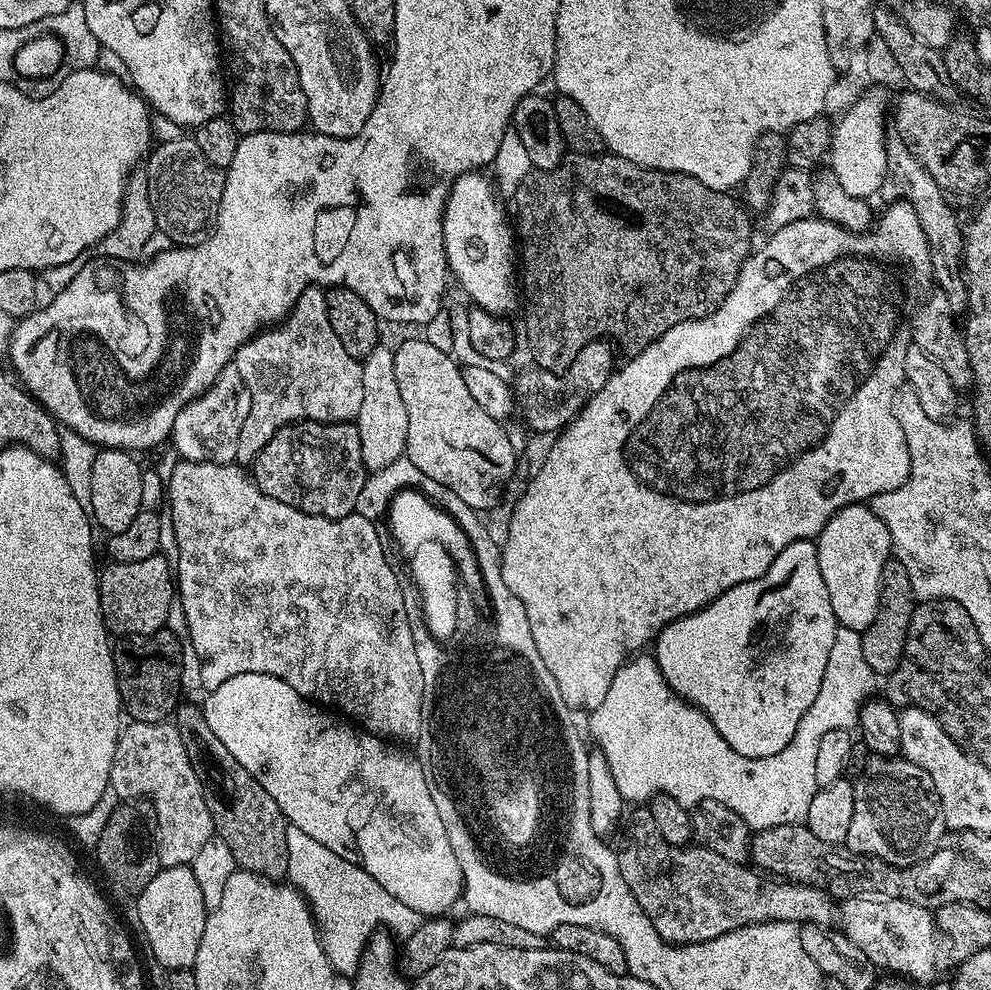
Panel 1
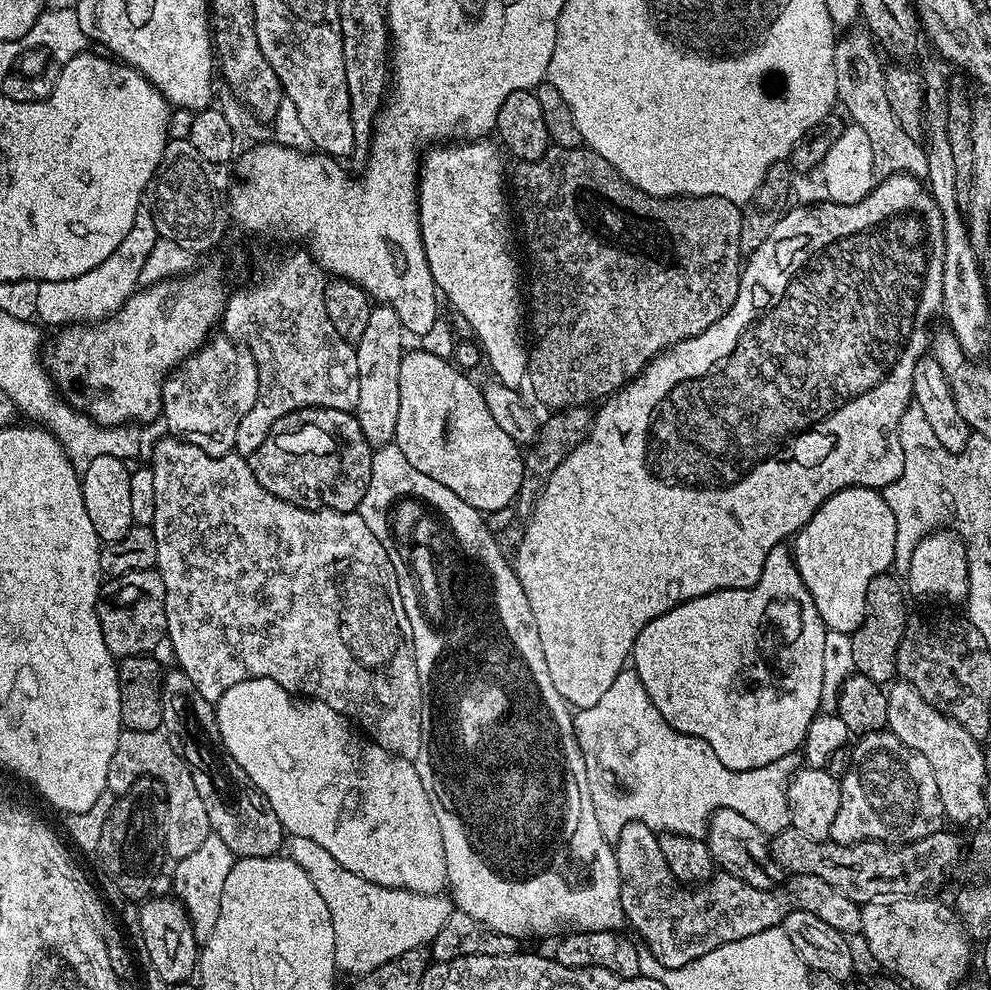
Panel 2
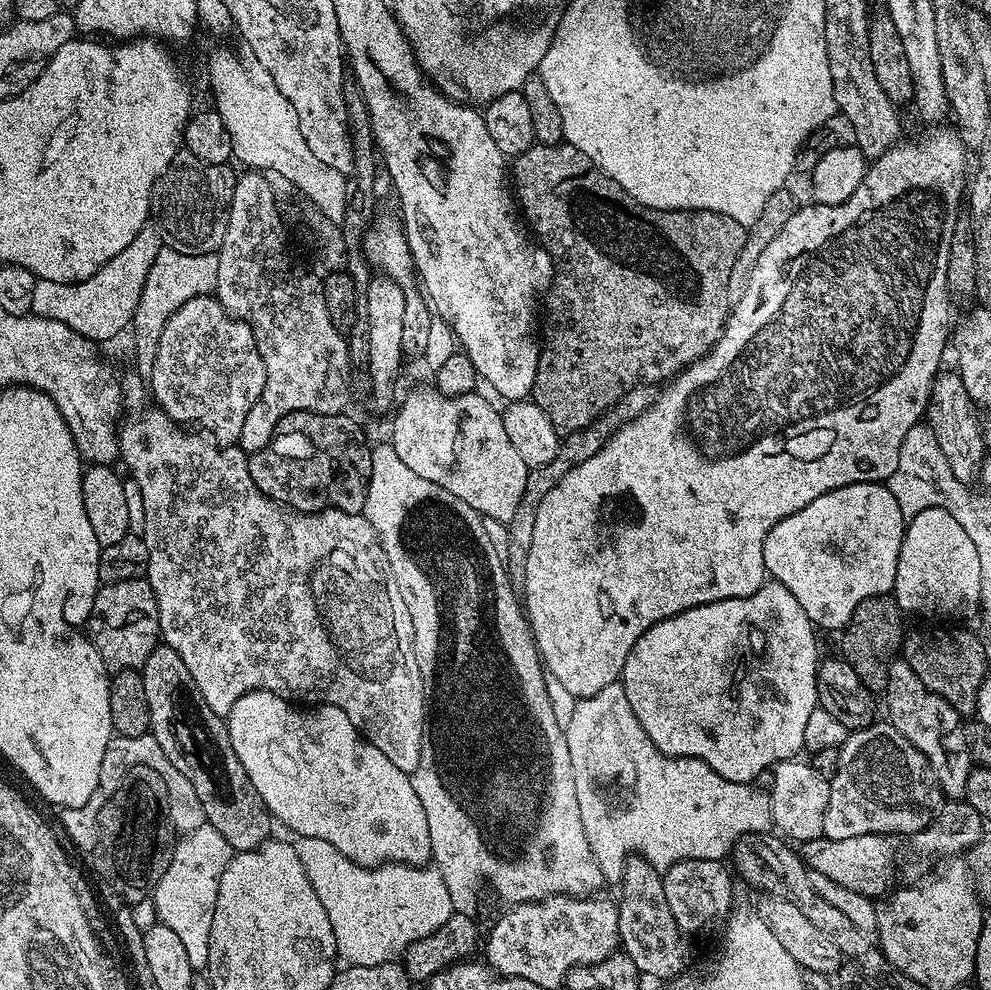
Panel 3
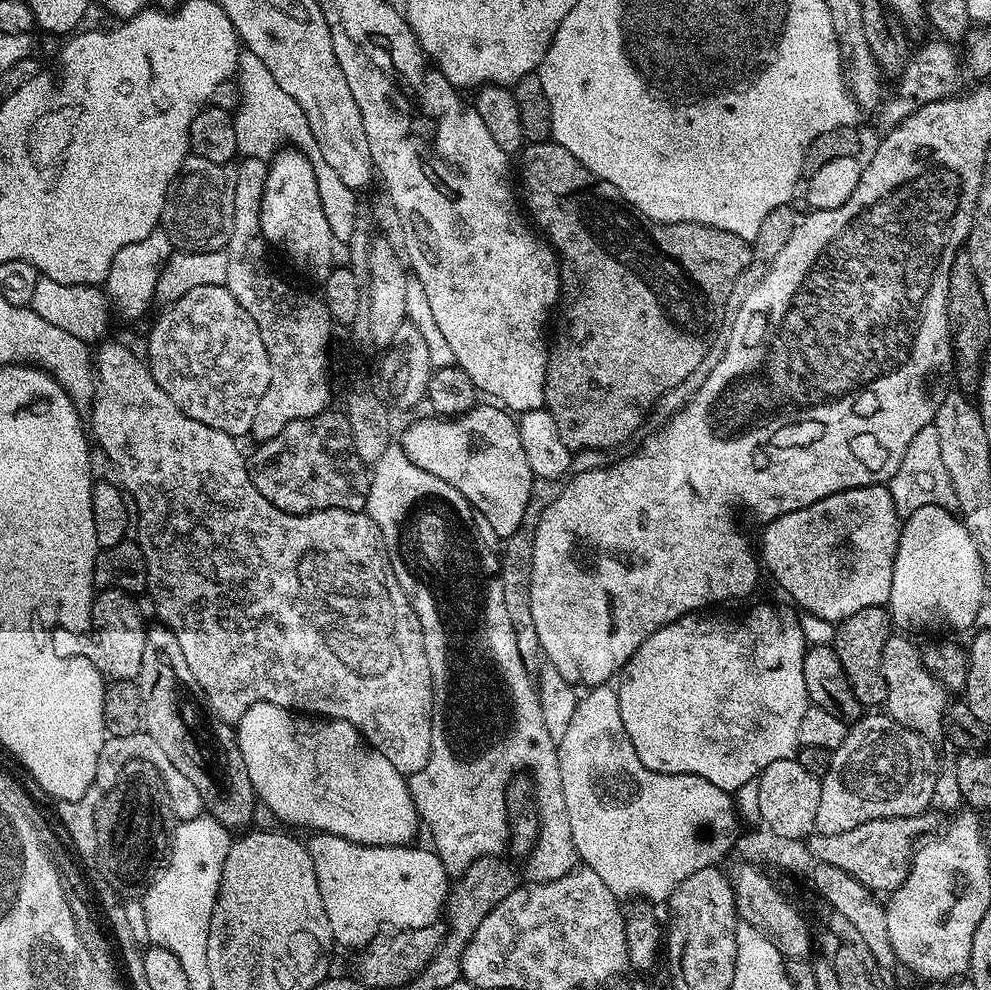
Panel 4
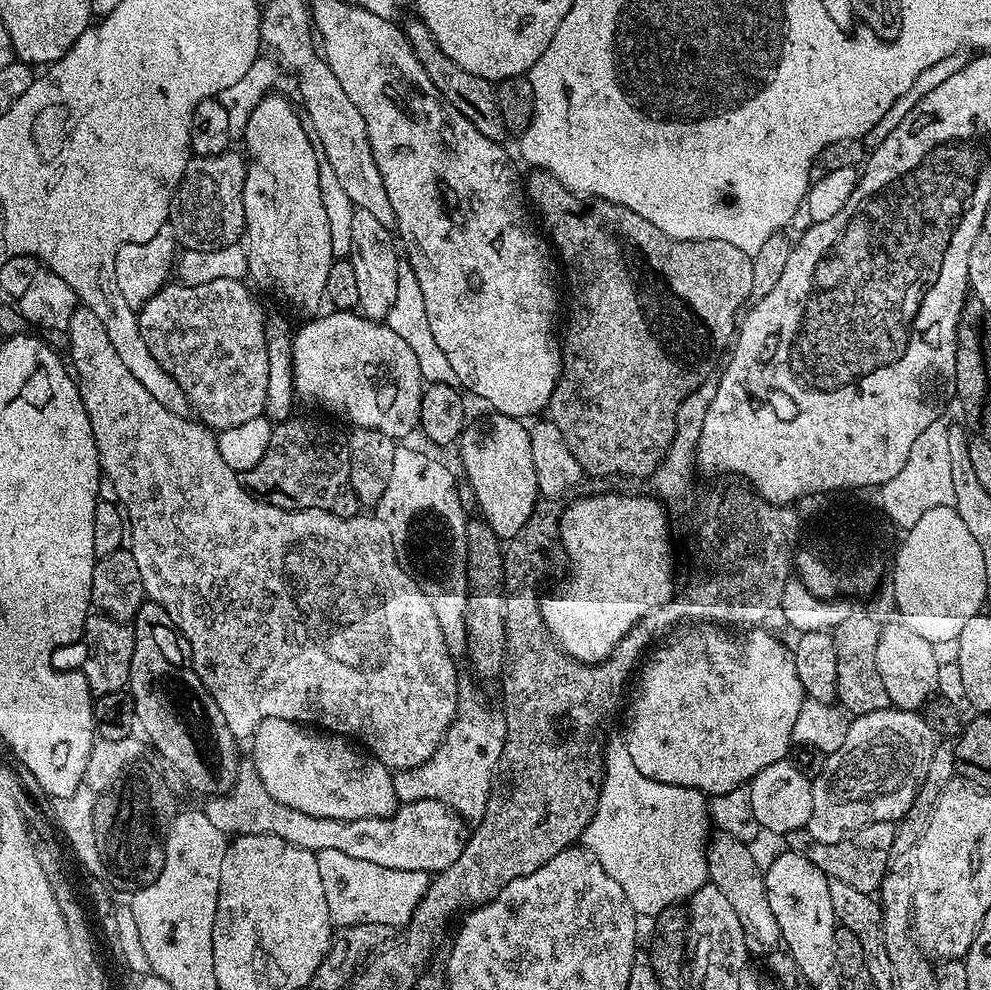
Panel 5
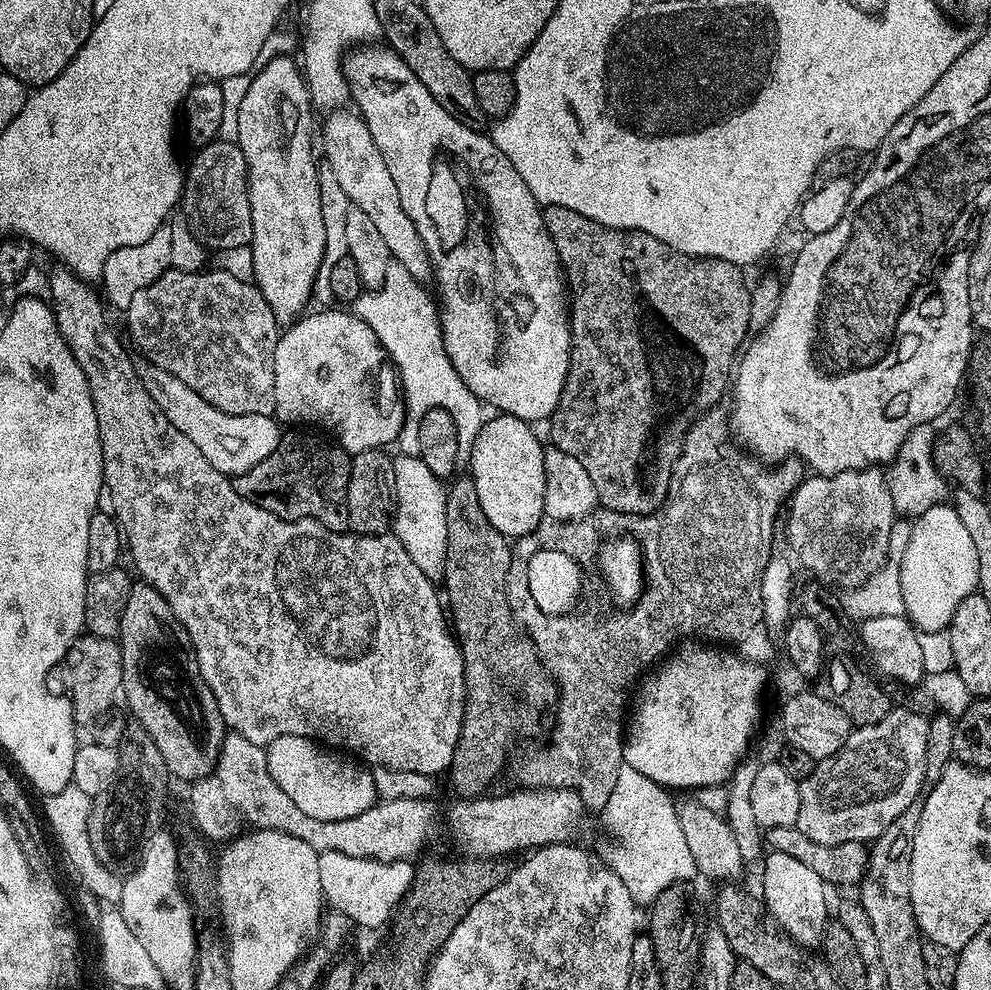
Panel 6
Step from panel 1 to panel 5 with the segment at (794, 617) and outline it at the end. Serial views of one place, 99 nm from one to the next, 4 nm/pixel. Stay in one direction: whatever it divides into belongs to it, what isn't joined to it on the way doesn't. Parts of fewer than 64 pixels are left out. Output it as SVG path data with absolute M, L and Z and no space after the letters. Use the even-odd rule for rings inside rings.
M688 622L683 626L677 626L667 633L647 653L646 659L639 665L638 677L640 681L636 684L636 693L632 696L632 701L628 704L628 717L624 720L624 735L622 741L626 750L629 751L630 759L638 768L639 773L646 778L673 784L674 786L696 788L697 791L707 794L709 797L726 794L727 791L734 790L743 784L748 784L766 766L774 766L774 762L785 759L794 747L792 735L794 734L794 721L798 718L798 710L802 710L804 701L804 687L802 682L798 682L798 670L794 666L792 657L793 649L788 648L776 636L771 636L767 632L767 627L756 626L740 640L739 631L729 630L727 627L707 622ZM656 720L680 720L680 741L676 744L676 760L664 760L664 744L656 737Z

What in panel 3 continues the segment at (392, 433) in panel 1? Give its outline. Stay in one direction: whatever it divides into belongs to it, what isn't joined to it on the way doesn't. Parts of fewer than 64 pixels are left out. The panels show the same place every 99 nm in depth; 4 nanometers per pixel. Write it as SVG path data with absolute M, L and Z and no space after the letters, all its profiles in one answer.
M383 274L373 275L369 284L369 293L366 295L367 318L369 332L369 360L366 367L369 386L371 388L370 400L380 408L391 409L392 395L396 392L396 379L400 376L400 360L405 359L402 346L402 326L406 318L406 298L404 289L398 282L388 279Z

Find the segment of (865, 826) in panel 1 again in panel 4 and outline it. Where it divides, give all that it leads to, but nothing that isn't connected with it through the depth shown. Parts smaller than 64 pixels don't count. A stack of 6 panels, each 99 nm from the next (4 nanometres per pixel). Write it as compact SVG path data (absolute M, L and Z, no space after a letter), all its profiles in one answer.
M868 714L861 715L860 719L855 721L855 723L849 727L848 736L842 742L842 746L838 746L832 752L832 761L828 767L828 772L820 781L816 832L821 832L822 834L842 834L846 830L853 830L856 826L860 826L864 822L870 822L871 819L916 816L920 813L929 811L931 804L928 803L930 803L936 796L936 752L932 748L935 748L933 741L922 738L914 730L902 726L898 721L893 720L892 717L887 714L881 714L881 716L868 716Z

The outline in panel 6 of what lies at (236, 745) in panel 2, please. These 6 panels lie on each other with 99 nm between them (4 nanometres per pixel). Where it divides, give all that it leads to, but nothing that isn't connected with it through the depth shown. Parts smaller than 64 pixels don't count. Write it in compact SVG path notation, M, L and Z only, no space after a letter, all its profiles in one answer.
M305 736L274 738L266 746L266 762L270 778L274 778L274 782L282 786L283 792L291 798L294 806L298 806L302 814L310 814L310 818L354 818L377 803L378 797L371 771L363 763L347 755L337 754Z

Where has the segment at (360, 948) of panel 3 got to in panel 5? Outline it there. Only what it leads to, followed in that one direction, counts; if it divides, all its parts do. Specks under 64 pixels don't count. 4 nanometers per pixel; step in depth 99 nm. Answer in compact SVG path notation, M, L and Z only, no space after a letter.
M339 850L317 852L316 861L318 862L318 874L322 874L322 890L326 890L326 910L330 910L333 925L341 928L351 924L407 925L430 883L429 873L374 866L374 862L366 862L362 858L350 858L350 854L341 854Z

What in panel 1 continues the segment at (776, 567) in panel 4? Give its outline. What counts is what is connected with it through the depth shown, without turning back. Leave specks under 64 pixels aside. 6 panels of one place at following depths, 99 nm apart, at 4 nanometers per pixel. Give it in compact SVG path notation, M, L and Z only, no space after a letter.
M852 504L832 516L816 538L819 569L830 594L837 623L863 632L874 622L880 605L882 566L890 559L892 543L889 531L871 507Z

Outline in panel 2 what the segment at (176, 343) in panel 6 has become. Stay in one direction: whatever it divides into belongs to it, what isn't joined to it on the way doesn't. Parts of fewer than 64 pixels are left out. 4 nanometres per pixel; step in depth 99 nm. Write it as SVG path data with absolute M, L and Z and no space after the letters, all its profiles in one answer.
M216 334L195 354L187 356L164 379L162 420L168 423L167 431L171 435L198 446L198 450L206 450L206 454L211 456L226 456L235 449L234 437L238 434L238 426L257 398L258 366L250 350L227 334Z

